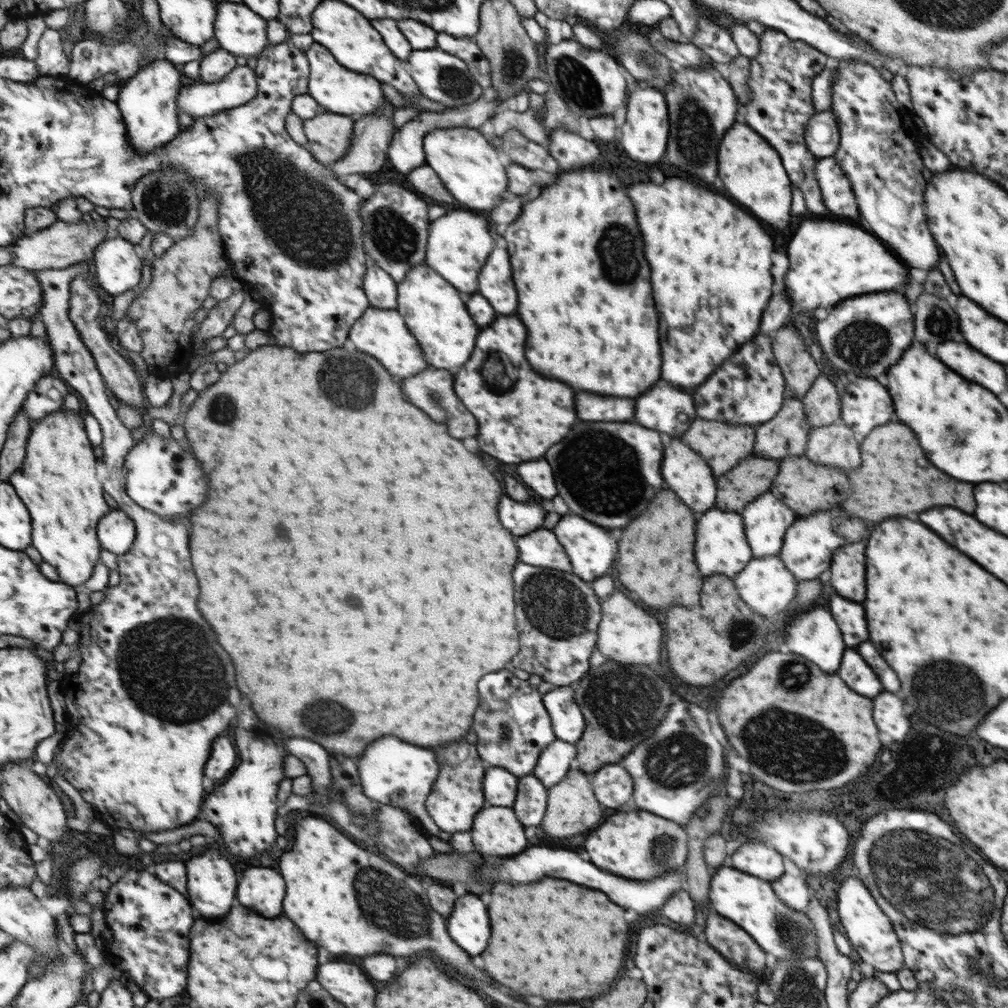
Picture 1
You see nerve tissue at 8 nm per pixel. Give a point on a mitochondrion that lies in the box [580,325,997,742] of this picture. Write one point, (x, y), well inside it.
(943, 684)

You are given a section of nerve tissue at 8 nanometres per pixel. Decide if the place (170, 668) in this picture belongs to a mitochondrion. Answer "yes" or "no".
yes

